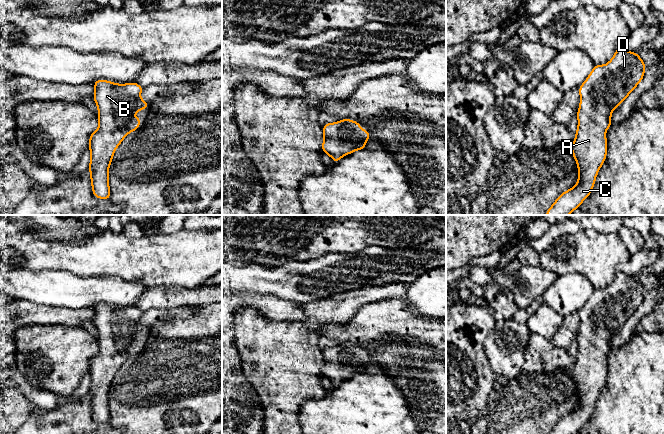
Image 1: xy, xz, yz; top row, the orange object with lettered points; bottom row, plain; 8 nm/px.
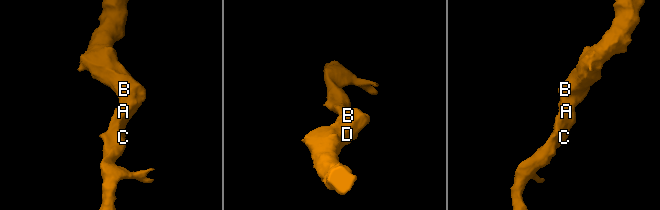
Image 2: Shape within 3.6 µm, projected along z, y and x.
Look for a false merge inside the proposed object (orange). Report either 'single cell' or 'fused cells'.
single cell

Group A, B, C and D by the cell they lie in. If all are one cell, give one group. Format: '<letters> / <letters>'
A B C D

